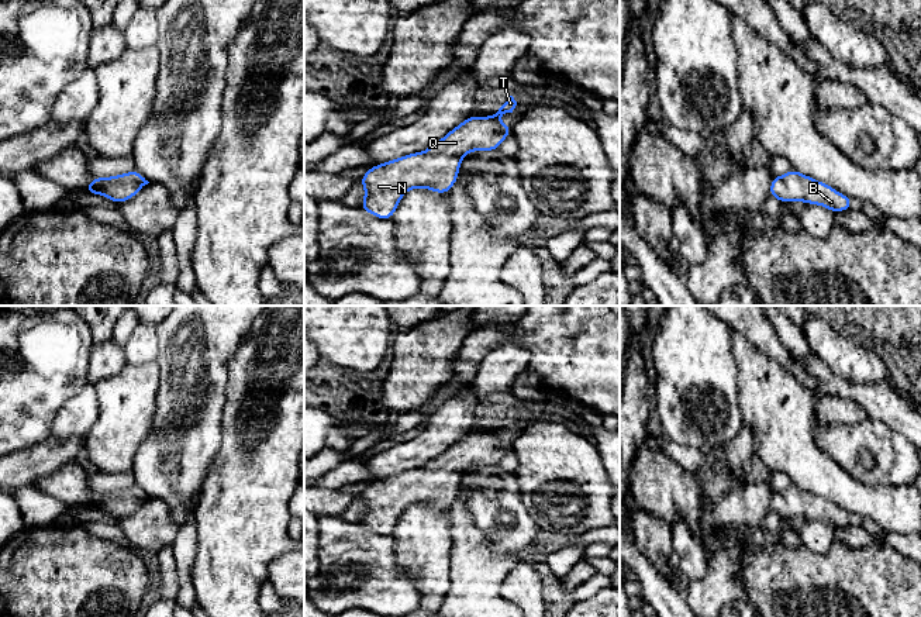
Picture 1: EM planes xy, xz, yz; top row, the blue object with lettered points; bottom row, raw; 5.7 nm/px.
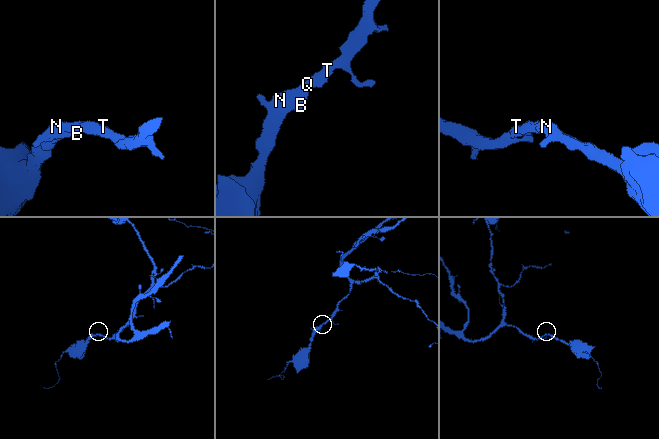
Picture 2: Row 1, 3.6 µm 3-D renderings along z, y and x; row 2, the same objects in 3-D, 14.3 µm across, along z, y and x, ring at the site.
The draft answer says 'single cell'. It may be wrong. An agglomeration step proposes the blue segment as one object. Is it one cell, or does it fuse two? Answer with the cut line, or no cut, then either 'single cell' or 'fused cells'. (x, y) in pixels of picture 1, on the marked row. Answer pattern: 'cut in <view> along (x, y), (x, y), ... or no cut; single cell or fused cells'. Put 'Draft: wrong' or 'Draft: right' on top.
Draft: right
no cut; single cell

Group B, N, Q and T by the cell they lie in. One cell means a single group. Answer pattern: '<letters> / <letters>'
B N Q T

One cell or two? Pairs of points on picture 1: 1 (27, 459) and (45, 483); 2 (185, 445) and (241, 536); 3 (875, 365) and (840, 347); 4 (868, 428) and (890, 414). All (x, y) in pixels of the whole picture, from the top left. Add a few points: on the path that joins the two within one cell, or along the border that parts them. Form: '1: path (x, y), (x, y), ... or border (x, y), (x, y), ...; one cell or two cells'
1: border (69, 459), (40, 476), (31, 485); two cells
2: border (218, 447), (199, 492); two cells
3: path (866, 365), (858, 365), (848, 355); one cell
4: border (868, 416), (885, 421), (906, 437); two cells

